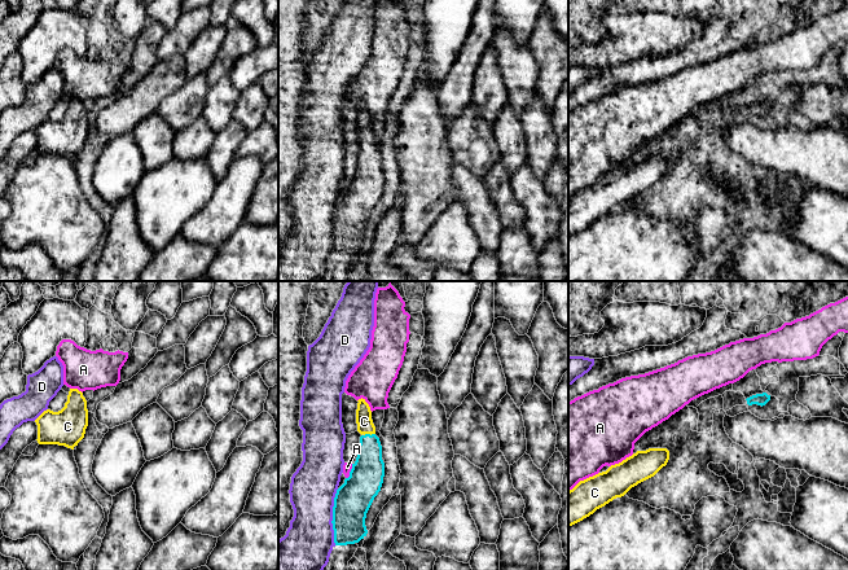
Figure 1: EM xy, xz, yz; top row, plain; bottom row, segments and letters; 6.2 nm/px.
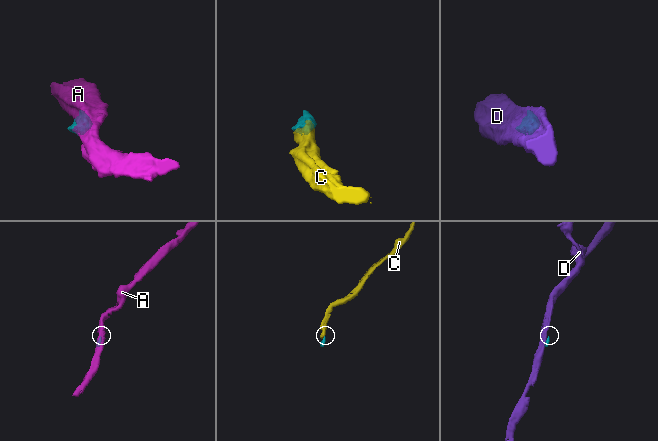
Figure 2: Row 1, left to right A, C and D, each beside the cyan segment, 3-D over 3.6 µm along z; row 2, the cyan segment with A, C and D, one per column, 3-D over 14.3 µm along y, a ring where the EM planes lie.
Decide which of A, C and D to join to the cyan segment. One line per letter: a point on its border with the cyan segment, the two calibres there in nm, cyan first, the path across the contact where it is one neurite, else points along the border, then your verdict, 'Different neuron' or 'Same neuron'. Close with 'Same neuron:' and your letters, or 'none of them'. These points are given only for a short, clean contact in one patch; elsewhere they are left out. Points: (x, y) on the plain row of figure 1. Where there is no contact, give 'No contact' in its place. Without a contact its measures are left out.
A: Touches cyan at xz (350, 182). Thickness 220 nm (cyan) against 50 nm. Different neuron
C: Touches cyan at xz (369, 144). Thickness 200 nm (cyan) against 100 nm. Path across: xz (367, 184), (369, 178), (369, 144), (364, 131). Same neuron
D: Touches cyan at xz (333, 227). Thickness 220 nm (cyan) against 300 nm. Boundary: xz (338, 198), (334, 206), (332, 231), (334, 254). Different neuron
Same neuron: C

